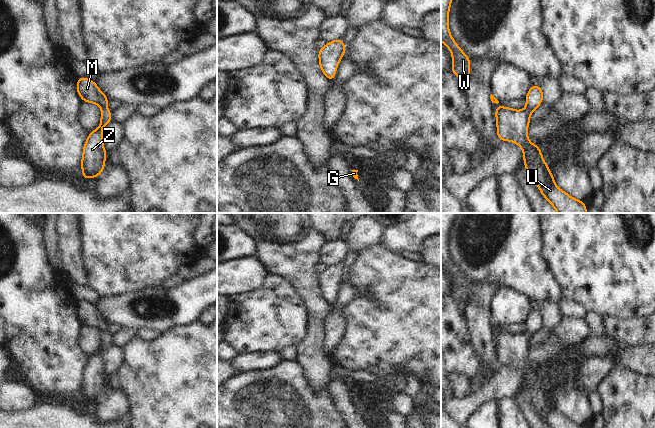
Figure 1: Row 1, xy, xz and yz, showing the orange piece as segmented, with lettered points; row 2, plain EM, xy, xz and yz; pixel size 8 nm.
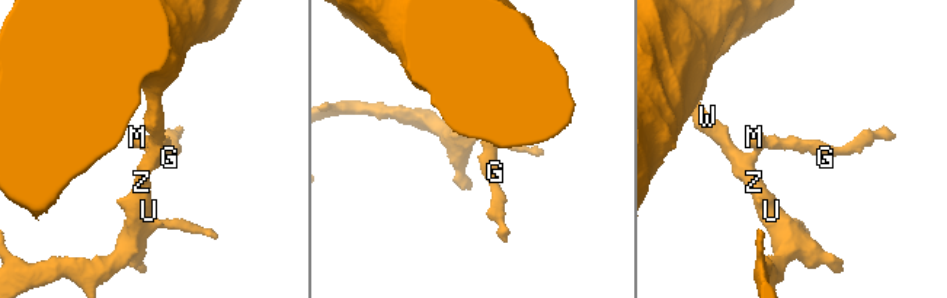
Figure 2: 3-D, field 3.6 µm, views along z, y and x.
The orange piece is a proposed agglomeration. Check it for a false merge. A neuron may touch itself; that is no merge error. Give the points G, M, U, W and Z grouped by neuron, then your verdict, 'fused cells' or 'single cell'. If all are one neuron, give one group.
G M U W Z | single cell

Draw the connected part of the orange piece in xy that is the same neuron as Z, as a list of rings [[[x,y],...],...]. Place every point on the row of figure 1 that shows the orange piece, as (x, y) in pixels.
[[[77,78],[77,93],[84,102],[94,103],[101,107],[100,126],[89,136],[83,147],[81,159],[82,176],[86,180],[98,177],[105,167],[106,150],[103,146],[102,129],[112,120],[111,111],[106,104],[109,98],[102,93],[97,84],[86,78]]]

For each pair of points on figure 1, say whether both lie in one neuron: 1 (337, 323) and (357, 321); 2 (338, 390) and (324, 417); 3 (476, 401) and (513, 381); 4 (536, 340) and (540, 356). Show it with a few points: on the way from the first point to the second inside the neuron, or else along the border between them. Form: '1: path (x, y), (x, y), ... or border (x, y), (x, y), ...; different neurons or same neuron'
1: border (343, 314), (346, 327), (337, 343); different neurons
2: border (327, 386), (334, 406), (343, 417); different neurons
3: path (485, 393), (504, 383); same neuron
4: border (552, 330), (542, 343), (529, 349); different neurons

